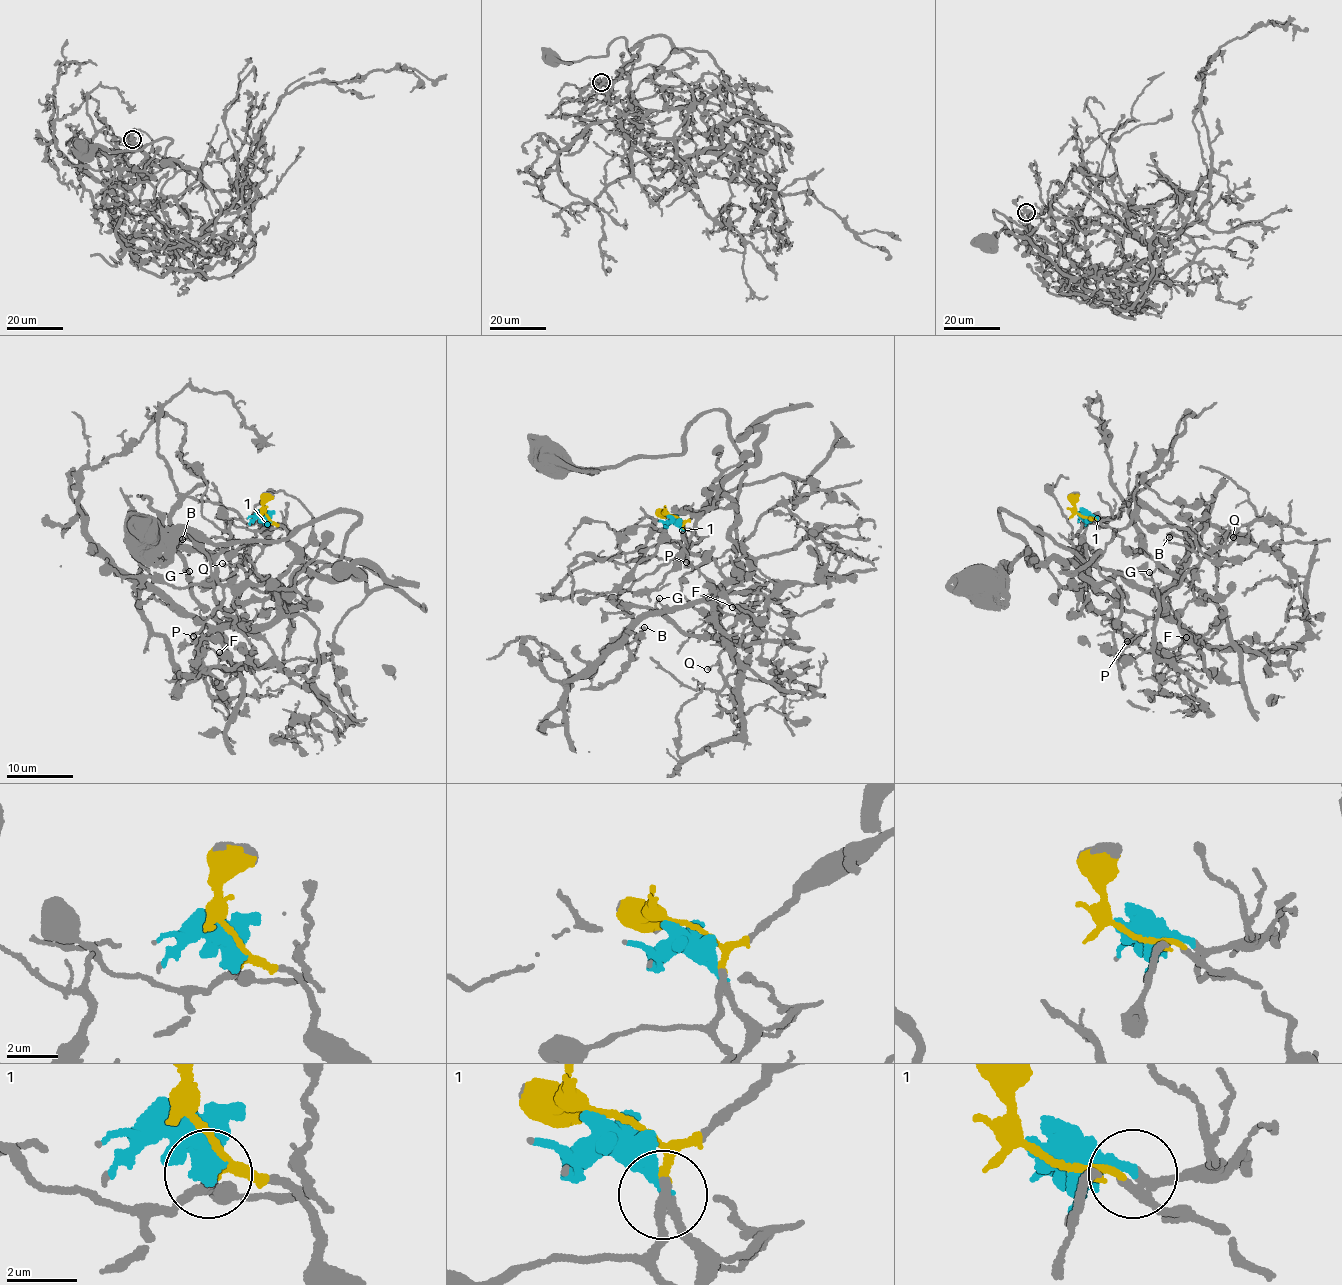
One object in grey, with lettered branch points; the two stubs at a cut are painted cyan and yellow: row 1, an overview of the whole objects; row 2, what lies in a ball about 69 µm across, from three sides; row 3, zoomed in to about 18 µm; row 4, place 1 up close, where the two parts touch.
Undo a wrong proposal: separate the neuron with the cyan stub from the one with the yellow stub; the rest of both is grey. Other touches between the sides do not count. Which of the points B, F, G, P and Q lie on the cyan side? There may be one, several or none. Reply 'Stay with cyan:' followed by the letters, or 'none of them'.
Stay with cyan: G, Q

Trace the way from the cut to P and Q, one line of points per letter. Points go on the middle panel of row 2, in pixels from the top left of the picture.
P: (670, 515), (686, 520), (719, 499), (710, 509), (691, 508), (689, 513), (695, 518), (685, 562)
Q: (670, 515), (688, 547), (614, 601), (650, 607), (688, 634), (730, 638), (706, 668)

